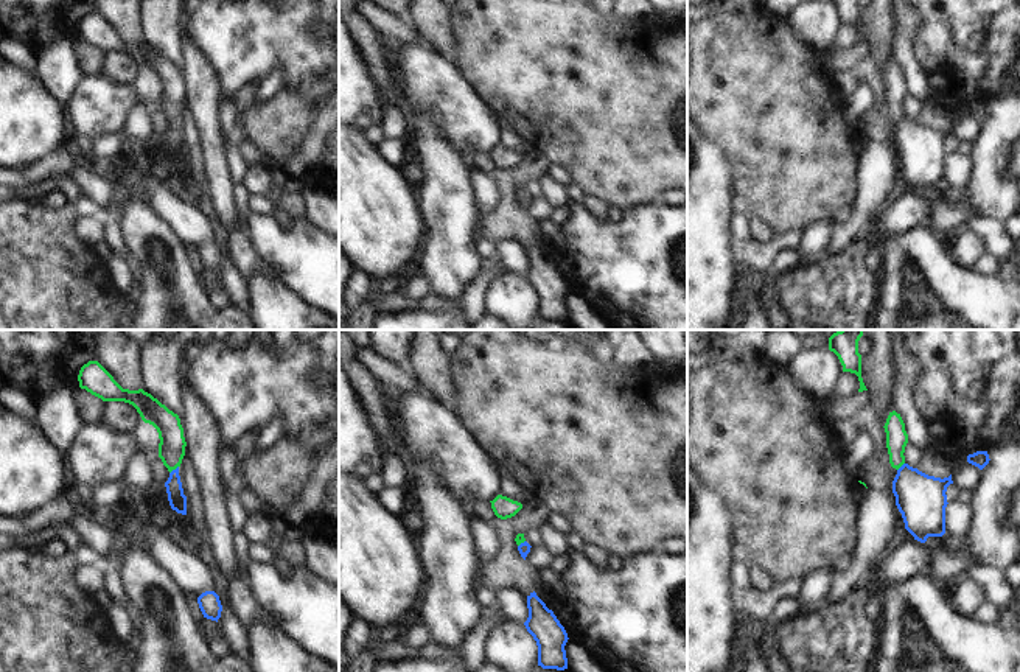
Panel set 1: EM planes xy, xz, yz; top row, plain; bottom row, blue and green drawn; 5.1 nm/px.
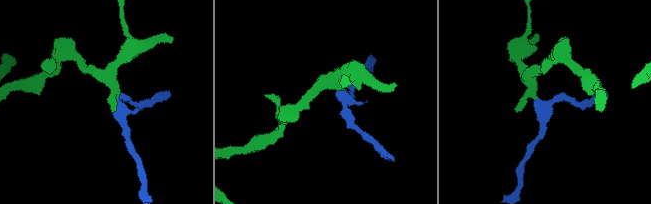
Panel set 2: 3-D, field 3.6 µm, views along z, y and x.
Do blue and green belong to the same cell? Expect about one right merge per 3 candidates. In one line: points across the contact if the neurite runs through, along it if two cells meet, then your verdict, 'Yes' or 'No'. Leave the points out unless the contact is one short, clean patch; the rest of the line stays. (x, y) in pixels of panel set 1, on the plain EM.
Path across: xy (178, 153), (173, 122), (171, 100). Yes

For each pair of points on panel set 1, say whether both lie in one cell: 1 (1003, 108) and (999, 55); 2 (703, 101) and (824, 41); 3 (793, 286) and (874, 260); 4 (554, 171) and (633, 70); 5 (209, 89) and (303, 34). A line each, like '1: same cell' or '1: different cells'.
1: different cells
2: different cells
3: different cells
4: different cells
5: different cells

